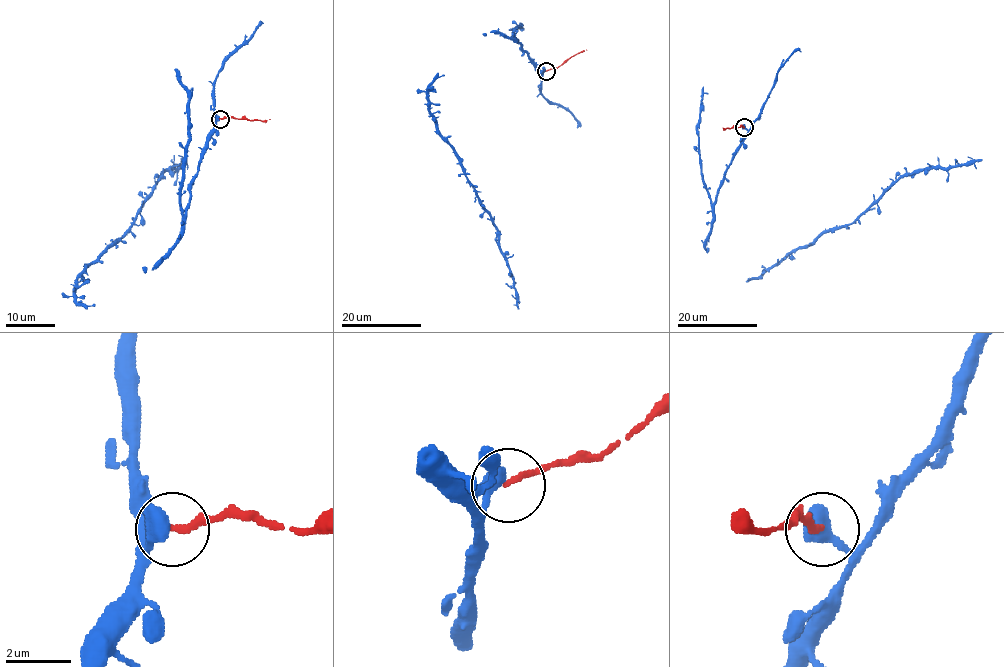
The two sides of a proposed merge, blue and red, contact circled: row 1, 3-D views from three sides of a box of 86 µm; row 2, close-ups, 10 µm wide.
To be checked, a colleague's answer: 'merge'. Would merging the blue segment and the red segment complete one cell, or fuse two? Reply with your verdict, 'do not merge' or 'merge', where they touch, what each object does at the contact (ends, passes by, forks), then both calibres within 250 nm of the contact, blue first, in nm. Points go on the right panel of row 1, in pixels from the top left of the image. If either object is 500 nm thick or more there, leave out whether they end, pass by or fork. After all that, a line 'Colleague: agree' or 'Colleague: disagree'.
do not merge | (744, 127) | 600/190 nm
Colleague: disagree

